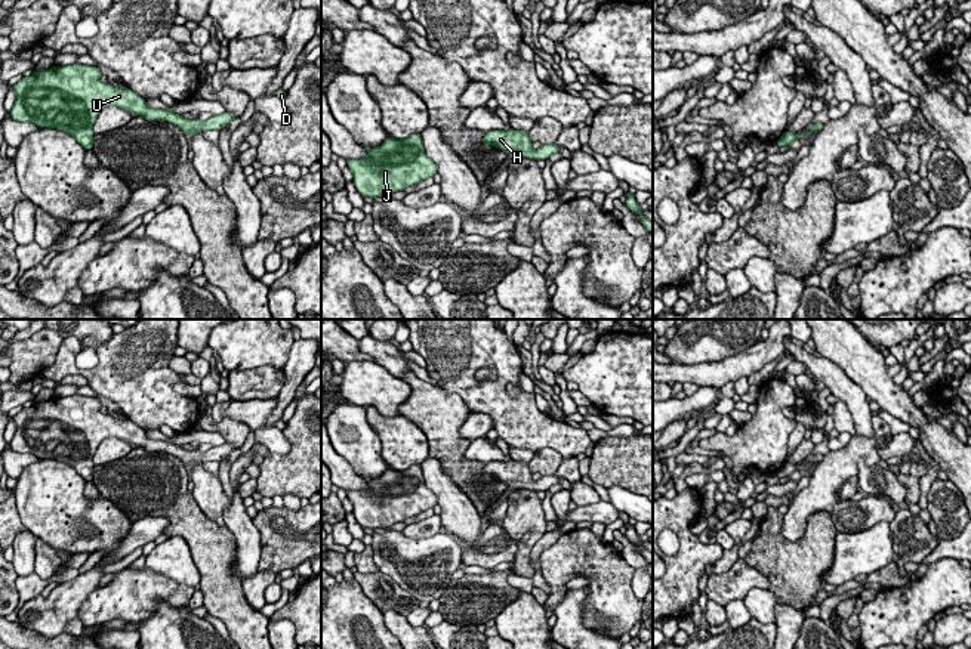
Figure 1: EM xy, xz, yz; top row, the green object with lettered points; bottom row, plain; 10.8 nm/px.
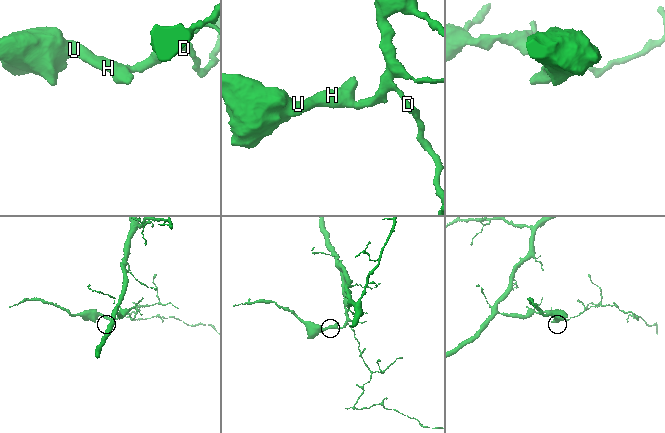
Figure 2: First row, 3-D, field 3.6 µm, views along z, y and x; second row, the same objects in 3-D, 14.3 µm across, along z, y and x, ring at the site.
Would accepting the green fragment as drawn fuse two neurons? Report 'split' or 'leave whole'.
leave whole

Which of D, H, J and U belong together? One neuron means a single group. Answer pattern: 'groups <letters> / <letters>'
groups D H J U

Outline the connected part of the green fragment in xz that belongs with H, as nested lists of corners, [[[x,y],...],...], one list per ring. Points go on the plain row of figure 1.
[[[514,460],[487,463],[483,469],[483,475],[502,480],[511,489],[524,488],[533,491],[548,491],[551,486],[560,483],[561,479],[557,475],[549,475],[534,482],[530,463]]]

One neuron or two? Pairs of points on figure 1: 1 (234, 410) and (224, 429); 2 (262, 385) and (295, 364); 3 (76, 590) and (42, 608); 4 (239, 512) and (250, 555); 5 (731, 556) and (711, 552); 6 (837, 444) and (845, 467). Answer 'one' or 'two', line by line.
1: two
2: two
3: one
4: one
5: two
6: two

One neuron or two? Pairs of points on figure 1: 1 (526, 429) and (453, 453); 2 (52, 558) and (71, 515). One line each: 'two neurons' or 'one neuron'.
1: two neurons
2: two neurons

